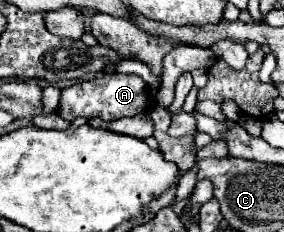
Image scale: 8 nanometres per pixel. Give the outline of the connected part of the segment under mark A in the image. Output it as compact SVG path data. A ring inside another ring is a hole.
M112 74L106 78L96 78L96 80L88 80L88 82L80 82L74 84L70 88L62 90L60 96L60 106L58 106L58 114L64 120L76 120L78 116L82 118L102 118L106 122L110 120L118 120L122 116L136 116L140 112L144 112L148 108L150 100L146 96L146 82L136 76L136 74Z

